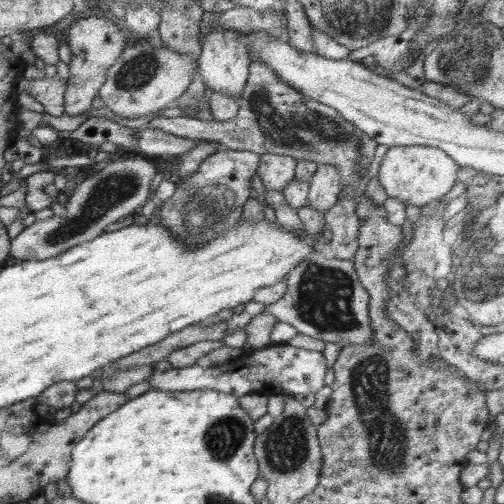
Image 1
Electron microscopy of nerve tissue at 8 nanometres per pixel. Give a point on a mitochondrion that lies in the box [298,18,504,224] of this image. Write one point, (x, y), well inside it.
(467, 58)

